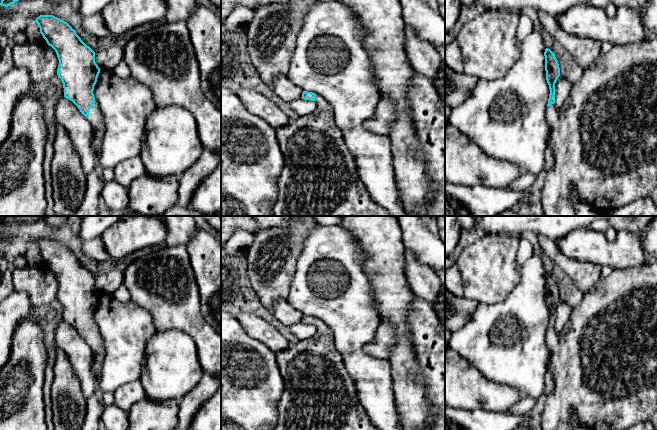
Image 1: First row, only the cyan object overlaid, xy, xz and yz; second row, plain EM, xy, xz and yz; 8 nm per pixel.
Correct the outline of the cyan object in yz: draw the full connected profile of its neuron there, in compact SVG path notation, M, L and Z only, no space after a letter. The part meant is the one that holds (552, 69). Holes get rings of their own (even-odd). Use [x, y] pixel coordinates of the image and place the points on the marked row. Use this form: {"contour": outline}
{"contour": "M657 37L645 39L642 42L613 46L609 52L599 55L594 62L584 70L582 76L572 85L568 99L561 109L555 106L555 83L560 76L558 61L553 52L546 48L545 71L550 94L546 110L546 118L550 127L549 144L554 156L554 168L547 172L543 186L541 204L545 216L576 216L570 193L574 187L577 197L586 200L597 211L614 210L635 200L649 197L657 205Z"}

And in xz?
{"contour": "M303 91L302 99L315 101L318 108L276 128L276 137L284 156L284 167L277 180L279 195L274 205L275 216L392 216L374 202L358 175L355 159L342 131L336 126L333 111L326 100L313 92Z"}

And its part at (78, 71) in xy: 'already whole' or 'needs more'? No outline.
needs more

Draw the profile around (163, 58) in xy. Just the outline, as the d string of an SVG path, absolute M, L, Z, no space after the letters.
M183 21L165 22L154 26L130 39L123 47L123 52L123 61L128 65L131 77L151 89L156 107L163 108L175 105L188 110L196 121L203 148L221 154L221 111L204 96L201 90L199 64L191 43L187 23Z

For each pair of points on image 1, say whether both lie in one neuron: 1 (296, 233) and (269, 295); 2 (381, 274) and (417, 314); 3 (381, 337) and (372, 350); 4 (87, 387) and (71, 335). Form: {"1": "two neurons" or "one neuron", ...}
{"1": "one neuron", "2": "two neurons", "3": "one neuron", "4": "one neuron"}

